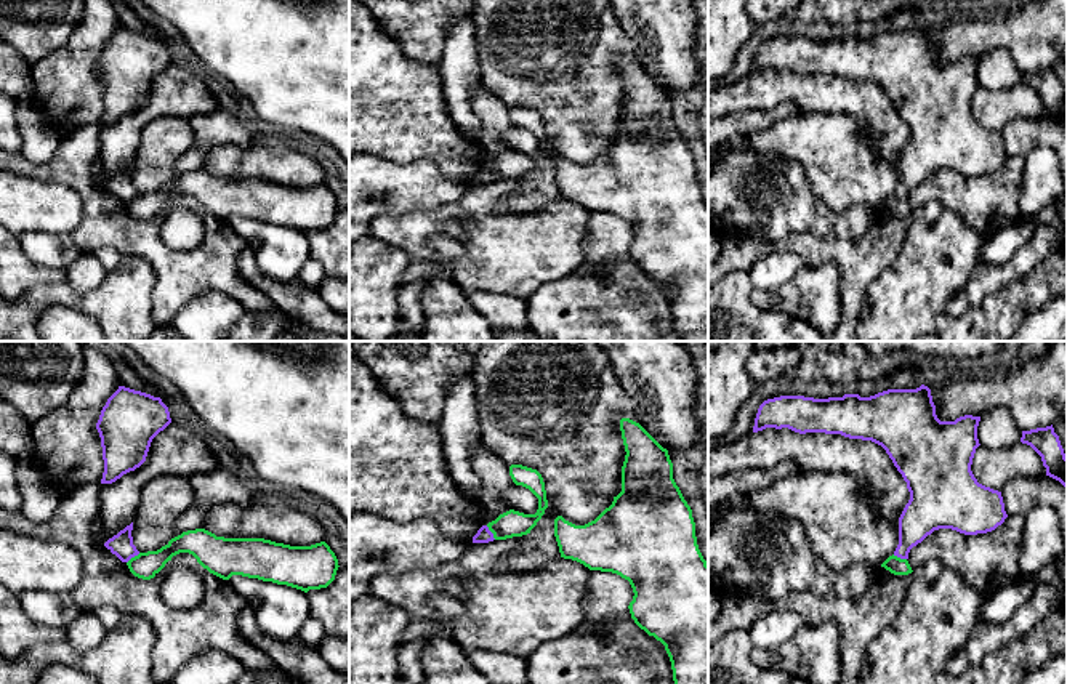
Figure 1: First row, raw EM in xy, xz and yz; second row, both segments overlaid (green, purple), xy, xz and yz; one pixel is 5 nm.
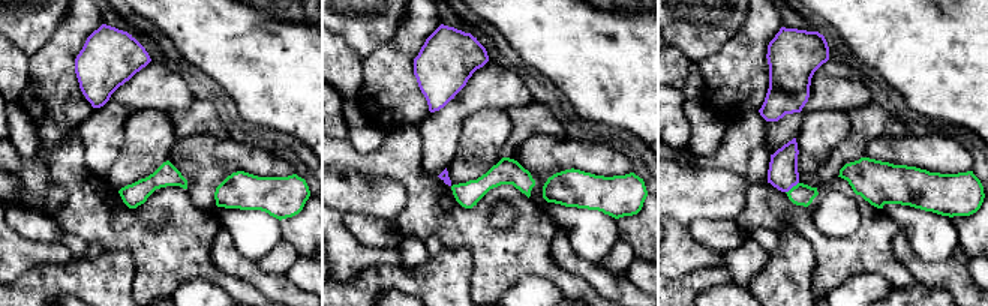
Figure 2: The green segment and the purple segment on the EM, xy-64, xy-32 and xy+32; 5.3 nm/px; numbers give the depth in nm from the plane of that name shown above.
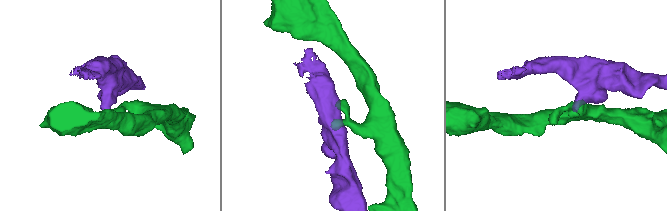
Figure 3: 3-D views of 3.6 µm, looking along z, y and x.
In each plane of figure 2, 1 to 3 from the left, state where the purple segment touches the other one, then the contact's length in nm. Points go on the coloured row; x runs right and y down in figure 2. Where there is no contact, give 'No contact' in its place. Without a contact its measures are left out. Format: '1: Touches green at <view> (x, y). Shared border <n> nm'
1: No contact
2: No contact
3: Touches green at xy+32 (793, 186). Shared border 90 nm

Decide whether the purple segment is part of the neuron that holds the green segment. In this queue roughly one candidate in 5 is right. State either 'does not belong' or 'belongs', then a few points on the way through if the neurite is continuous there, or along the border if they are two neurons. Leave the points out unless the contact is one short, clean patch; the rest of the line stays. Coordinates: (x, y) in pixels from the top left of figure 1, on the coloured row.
does not belong | along xz (486, 526), (495, 539)

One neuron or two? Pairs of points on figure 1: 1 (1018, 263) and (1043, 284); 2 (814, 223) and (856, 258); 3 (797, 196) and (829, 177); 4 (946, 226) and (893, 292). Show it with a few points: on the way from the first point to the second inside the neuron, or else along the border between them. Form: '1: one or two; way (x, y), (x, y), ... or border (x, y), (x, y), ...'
1: two; border (1050, 253), (1029, 274)
2: two; border (792, 233), (813, 233), (824, 237), (857, 236)
3: two; border (795, 162), (803, 168), (809, 188), (838, 213)
4: one; way (942, 242), (909, 276)

